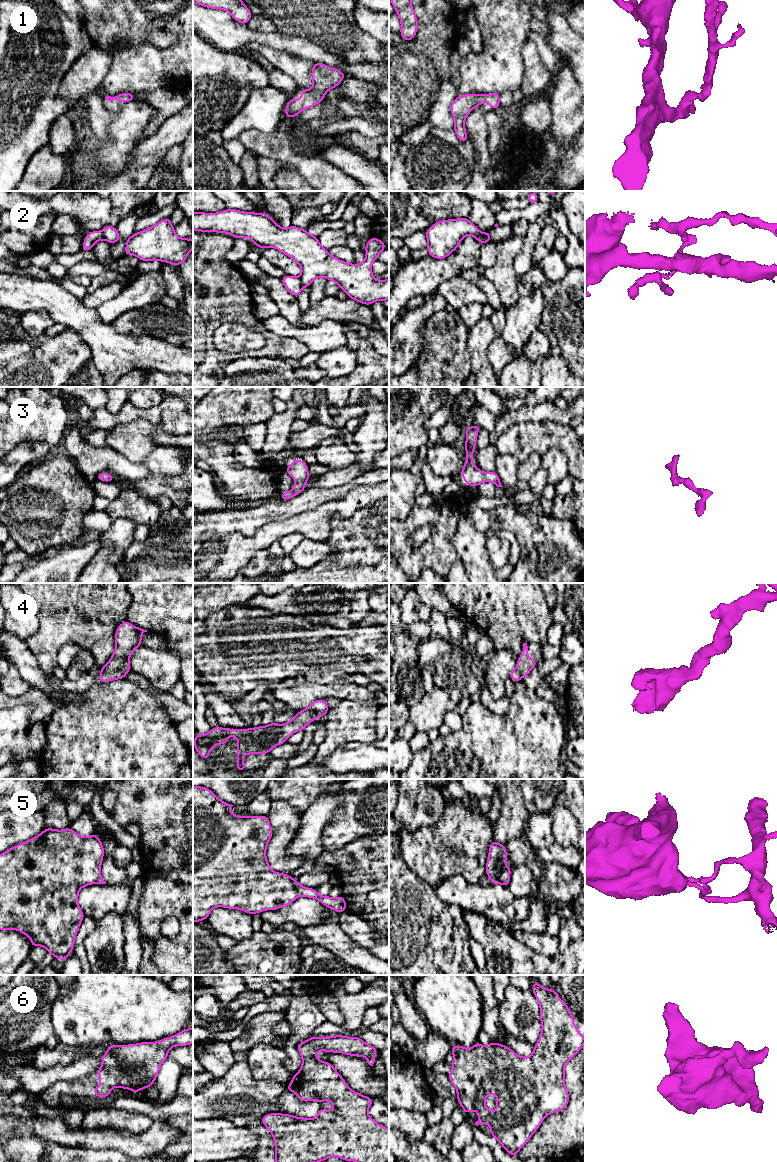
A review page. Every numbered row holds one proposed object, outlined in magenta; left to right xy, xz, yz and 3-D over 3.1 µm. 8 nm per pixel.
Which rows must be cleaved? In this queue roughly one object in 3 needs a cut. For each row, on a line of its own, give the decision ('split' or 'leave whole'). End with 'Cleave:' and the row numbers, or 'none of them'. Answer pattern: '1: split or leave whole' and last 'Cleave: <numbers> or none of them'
1: leave whole
2: split
3: leave whole
4: leave whole
5: split
6: leave whole
Cleave: 2, 5

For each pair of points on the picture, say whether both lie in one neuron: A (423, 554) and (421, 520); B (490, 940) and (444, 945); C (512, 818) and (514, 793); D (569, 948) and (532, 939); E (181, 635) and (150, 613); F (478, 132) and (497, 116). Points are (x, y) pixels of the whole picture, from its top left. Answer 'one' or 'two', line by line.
A: one
B: two
C: one
D: two
E: two
F: two

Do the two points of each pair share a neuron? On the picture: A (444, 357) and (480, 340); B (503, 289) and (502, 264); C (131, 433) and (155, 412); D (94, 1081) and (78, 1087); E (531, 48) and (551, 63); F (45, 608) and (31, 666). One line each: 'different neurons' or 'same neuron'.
A: different neurons
B: same neuron
C: different neurons
D: same neuron
E: different neurons
F: different neurons

